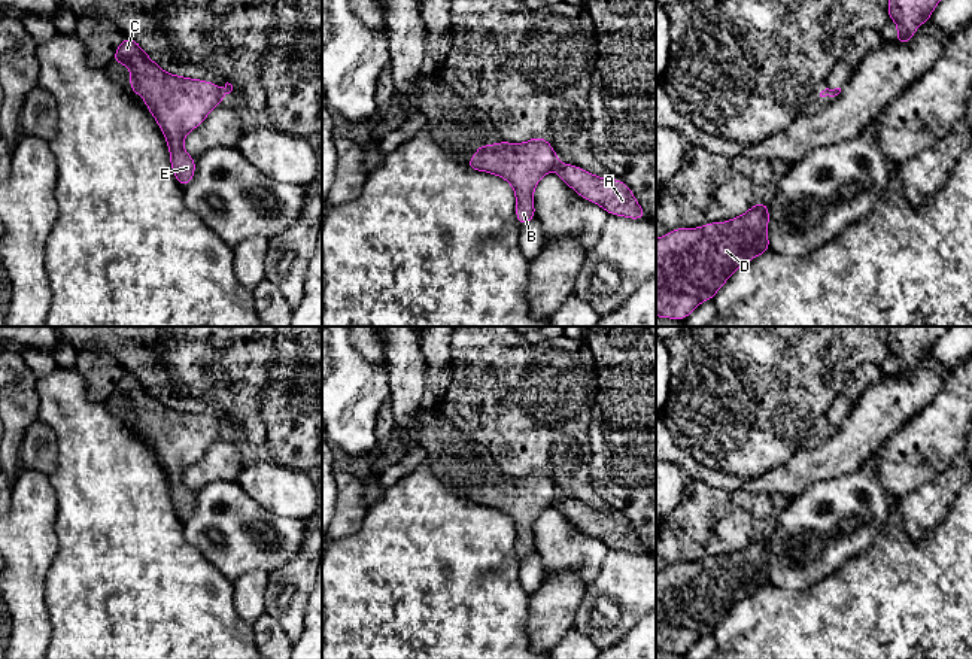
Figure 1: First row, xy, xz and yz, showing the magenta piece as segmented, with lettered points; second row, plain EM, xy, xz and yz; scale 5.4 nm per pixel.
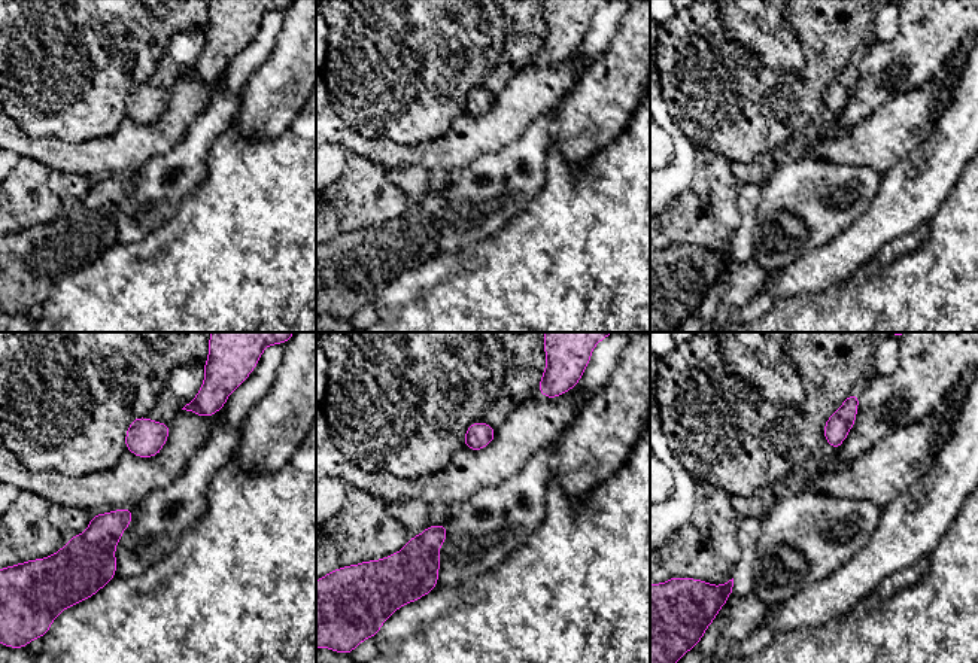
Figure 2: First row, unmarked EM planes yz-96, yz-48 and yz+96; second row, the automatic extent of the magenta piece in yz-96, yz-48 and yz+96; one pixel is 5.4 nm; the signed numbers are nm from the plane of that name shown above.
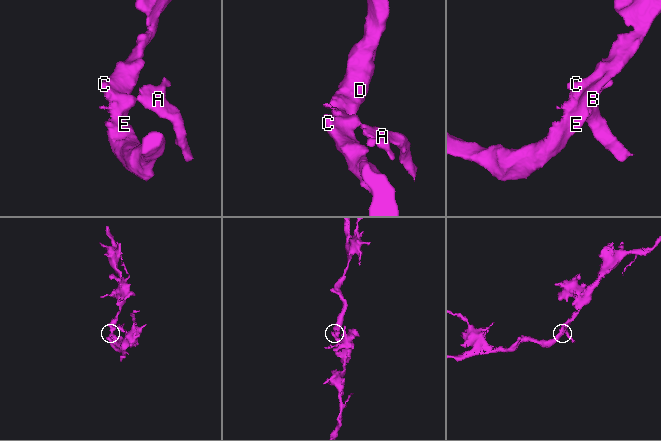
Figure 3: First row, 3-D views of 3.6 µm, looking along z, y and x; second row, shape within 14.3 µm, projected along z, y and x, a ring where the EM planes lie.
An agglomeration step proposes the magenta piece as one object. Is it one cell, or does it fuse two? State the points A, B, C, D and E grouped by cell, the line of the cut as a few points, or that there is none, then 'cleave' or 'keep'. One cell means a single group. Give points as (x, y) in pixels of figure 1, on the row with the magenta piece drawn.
groups A / B C D E; cut yz (825, 90), (828, 94); cleave

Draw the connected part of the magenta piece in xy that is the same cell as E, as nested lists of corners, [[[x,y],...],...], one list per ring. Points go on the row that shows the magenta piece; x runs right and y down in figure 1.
[[[125,37],[116,48],[113,61],[130,69],[128,85],[134,94],[143,97],[161,128],[170,151],[173,174],[185,188],[194,177],[197,163],[186,154],[183,139],[222,103],[224,89],[209,81],[164,72],[139,46],[137,39]]]

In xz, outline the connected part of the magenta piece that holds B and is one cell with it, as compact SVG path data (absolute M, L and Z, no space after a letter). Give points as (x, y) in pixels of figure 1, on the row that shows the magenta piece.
M534 137L523 143L498 142L477 146L467 167L492 173L505 179L516 195L516 221L519 225L535 219L534 189L538 182L552 173L559 158L544 137Z

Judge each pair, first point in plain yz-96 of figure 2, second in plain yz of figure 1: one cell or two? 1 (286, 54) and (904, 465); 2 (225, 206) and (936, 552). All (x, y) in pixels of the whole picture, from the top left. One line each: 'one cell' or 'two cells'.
1: one cell
2: one cell

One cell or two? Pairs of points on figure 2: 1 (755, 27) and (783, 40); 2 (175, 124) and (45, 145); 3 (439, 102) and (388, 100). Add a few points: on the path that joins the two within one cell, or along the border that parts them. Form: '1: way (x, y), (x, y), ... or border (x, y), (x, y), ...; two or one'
1: way (762, 32), (771, 40), (775, 40); one
2: way (142, 142), (133, 143), (121, 154), (78, 154); one
3: way (427, 102), (400, 100); one

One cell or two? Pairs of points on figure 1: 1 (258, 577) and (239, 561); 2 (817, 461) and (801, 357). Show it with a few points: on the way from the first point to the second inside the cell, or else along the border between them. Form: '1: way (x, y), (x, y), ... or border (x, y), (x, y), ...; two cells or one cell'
1: border (267, 571), (248, 570), (233, 582); two cells
2: border (807, 446), (799, 446), (783, 464), (777, 465); two cells

